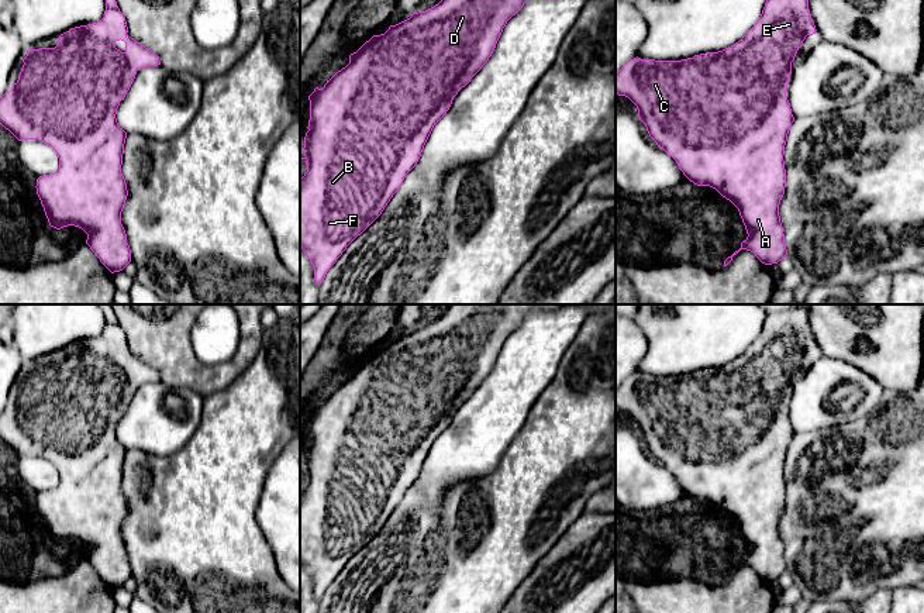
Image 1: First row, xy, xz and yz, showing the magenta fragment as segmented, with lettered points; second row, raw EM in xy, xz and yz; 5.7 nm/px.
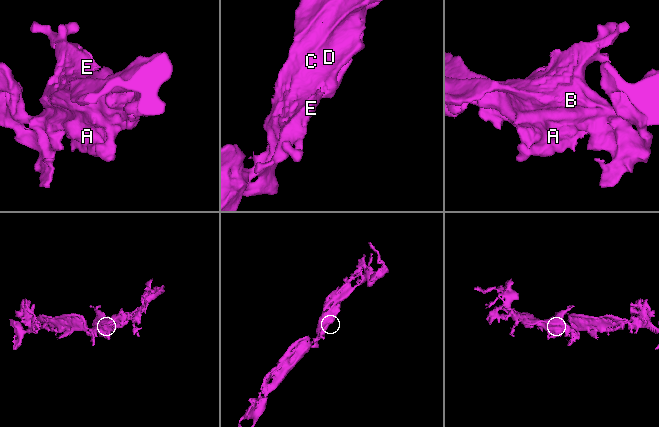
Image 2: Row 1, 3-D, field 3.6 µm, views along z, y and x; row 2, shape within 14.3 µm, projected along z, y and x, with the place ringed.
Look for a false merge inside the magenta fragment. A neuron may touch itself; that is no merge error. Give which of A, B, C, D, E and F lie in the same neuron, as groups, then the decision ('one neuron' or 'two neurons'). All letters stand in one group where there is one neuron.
A B C D E F | one neuron

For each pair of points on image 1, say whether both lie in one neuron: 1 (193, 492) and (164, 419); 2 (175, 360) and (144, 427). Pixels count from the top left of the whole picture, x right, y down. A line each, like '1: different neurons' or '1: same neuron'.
1: different neurons
2: different neurons

